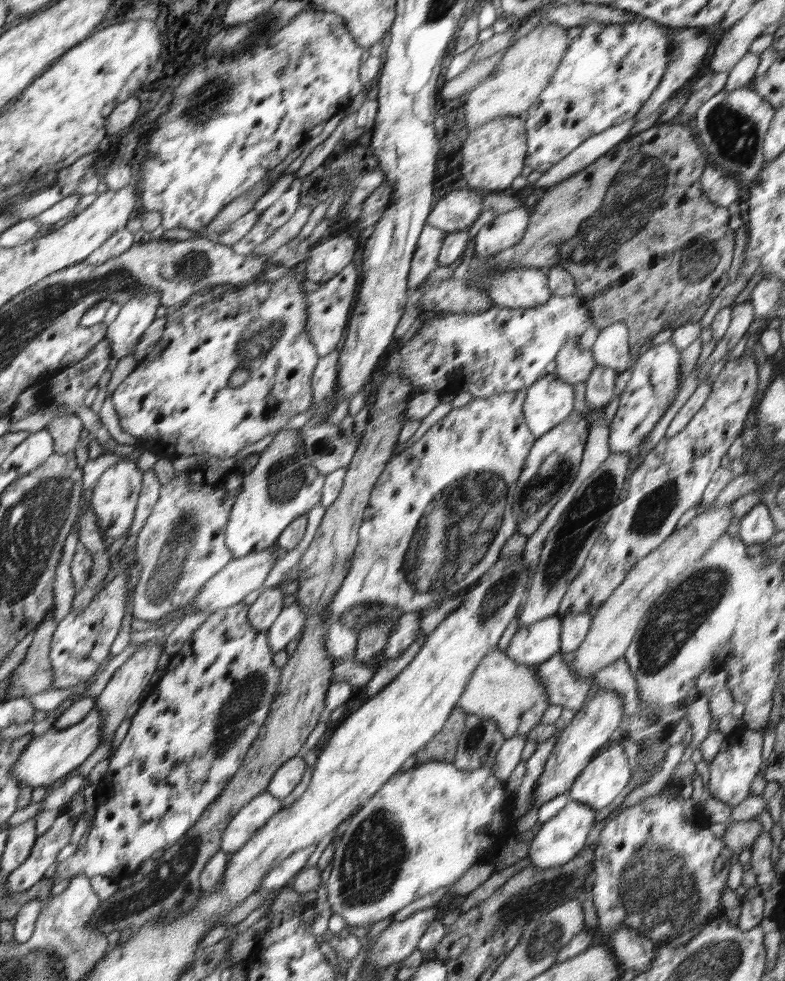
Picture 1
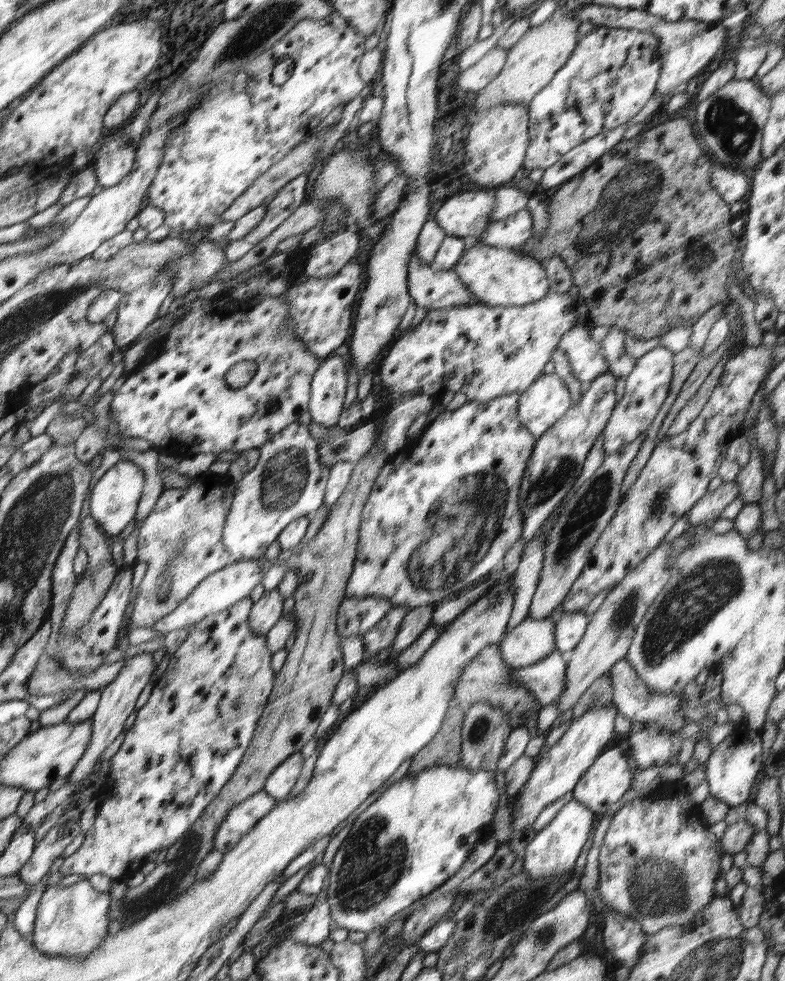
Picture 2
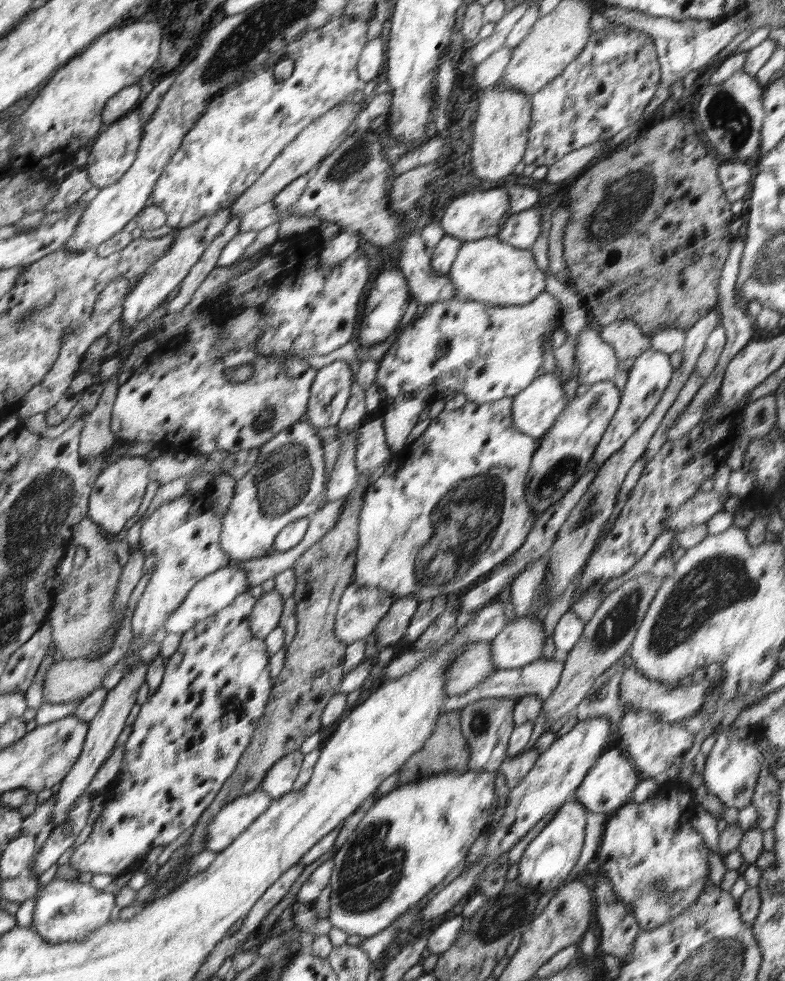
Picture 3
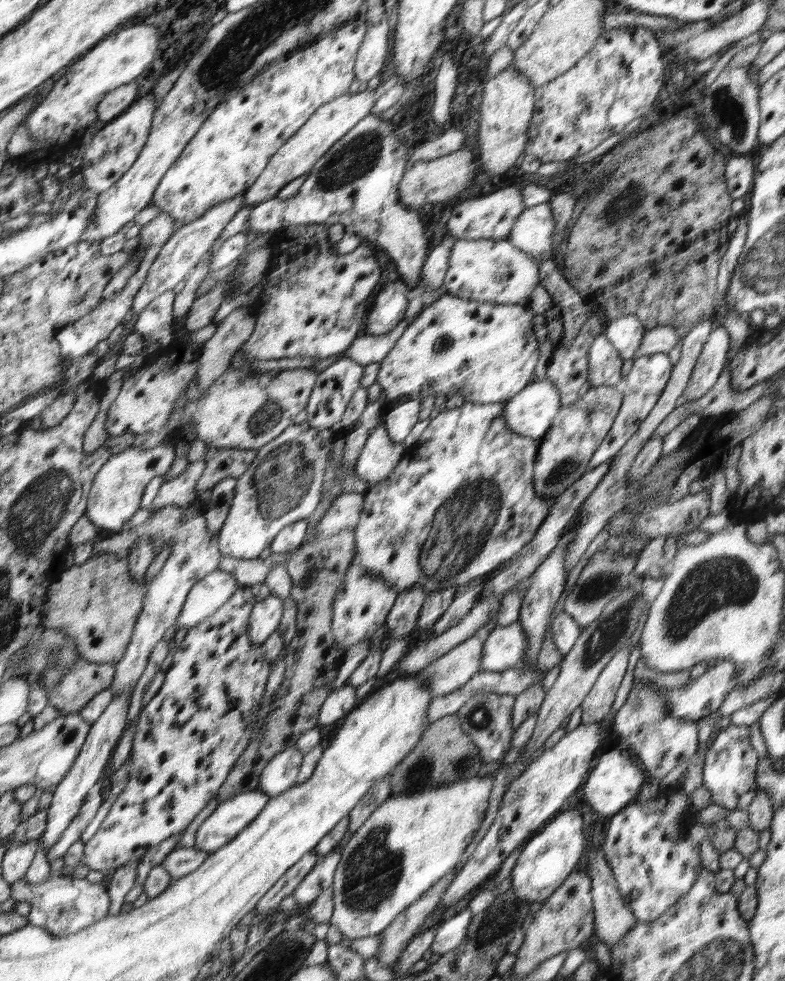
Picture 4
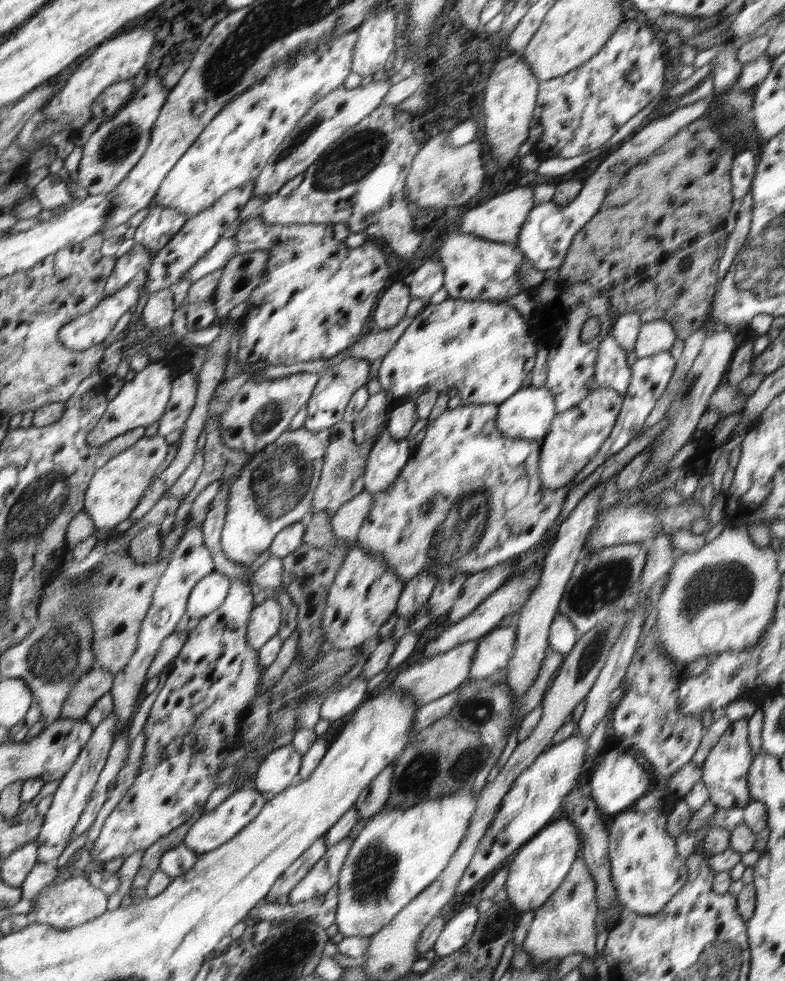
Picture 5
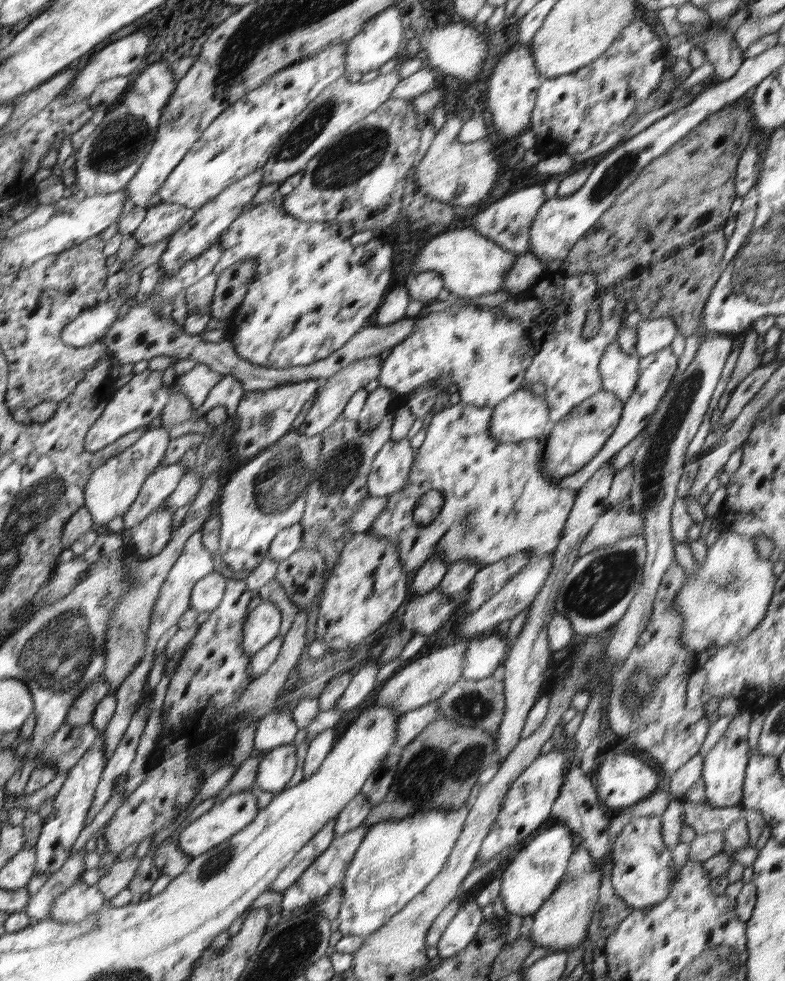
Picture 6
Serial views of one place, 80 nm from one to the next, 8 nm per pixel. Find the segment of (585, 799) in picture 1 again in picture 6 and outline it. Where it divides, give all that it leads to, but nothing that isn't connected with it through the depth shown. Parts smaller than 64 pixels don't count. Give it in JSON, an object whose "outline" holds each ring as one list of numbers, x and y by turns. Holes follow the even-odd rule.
{"outline":[[607,750,607,756,600,766,596,780,598,781,598,796,603,808,620,808,625,811,630,805,636,804,638,801,645,799,653,794,656,790,656,782,658,782,658,774,644,763,640,758,630,754,614,754,608,756,610,752]]}

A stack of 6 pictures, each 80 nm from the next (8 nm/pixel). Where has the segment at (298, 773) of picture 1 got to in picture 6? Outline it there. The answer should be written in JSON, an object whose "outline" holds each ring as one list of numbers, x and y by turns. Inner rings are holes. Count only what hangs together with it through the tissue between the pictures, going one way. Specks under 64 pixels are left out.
{"outline":[[296,744,276,746,264,754,259,762,254,787,258,792,282,792,296,770]]}

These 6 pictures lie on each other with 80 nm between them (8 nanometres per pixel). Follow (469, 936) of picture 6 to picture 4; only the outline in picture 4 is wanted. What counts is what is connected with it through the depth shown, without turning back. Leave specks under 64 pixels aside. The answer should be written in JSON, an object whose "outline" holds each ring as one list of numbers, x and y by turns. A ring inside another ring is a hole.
{"outline":[[464,910,464,912,456,914,454,918,446,920,438,928,438,932,436,932,430,945,430,950,440,955,454,950,464,940,472,917,472,913,470,914,468,910]]}

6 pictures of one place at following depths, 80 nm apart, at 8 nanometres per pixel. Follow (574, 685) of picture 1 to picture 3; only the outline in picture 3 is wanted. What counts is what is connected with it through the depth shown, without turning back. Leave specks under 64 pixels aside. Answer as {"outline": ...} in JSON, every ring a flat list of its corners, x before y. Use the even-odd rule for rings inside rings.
{"outline":[[558,656,551,659,540,658,525,667,495,669,472,691,460,696,447,696,445,703,442,704,441,715,444,716,450,712,461,711,468,704,488,697,512,697,517,700,524,695,533,694,534,696,538,695,538,698,542,699,542,701,546,701,556,686,558,686,562,671,563,661]]}

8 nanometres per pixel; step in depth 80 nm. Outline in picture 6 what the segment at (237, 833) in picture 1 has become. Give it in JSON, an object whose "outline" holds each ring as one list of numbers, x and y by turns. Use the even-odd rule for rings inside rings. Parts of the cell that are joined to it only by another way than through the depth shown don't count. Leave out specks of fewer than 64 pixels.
{"outline":[[250,791,230,795,224,801,215,804,208,812,199,816,178,834,178,841,175,842,176,846,178,846,186,856,189,856,190,859,201,856,218,847,218,845,233,838,237,832,242,831,253,822,260,811,256,800,257,793,251,793]]}

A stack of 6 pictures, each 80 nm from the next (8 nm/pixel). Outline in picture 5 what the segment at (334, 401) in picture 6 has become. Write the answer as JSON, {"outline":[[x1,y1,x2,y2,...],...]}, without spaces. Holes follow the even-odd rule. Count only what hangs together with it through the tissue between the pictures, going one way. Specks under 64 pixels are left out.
{"outline":[[350,357,344,363,332,366,322,373,321,380,317,383,306,408,307,416,303,427,310,432,318,432,329,429,337,422,342,421,345,408,352,398,352,395,370,380,370,362]]}

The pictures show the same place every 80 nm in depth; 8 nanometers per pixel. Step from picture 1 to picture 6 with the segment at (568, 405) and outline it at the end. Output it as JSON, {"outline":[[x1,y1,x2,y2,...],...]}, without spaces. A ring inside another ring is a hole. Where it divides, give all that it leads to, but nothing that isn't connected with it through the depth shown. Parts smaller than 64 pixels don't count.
{"outline":[[530,387,519,389,494,407,490,434,505,443,538,438,548,424,546,396,532,394]]}

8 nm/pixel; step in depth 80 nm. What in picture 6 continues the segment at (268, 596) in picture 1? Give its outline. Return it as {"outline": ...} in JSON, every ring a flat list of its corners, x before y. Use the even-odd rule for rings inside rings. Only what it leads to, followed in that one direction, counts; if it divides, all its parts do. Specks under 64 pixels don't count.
{"outline":[[262,600,249,613,244,624,243,647,250,658,279,635,280,615,272,600]]}

